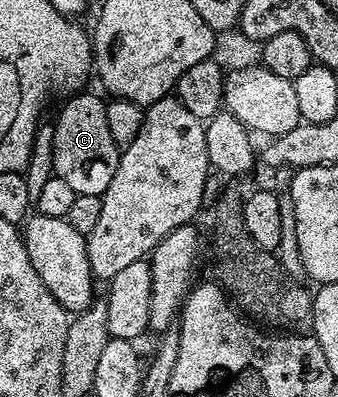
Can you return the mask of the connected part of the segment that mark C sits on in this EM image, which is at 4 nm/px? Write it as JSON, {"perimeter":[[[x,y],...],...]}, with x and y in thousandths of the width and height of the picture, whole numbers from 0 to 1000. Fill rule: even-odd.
{"perimeter":[[[246,232],[222,242],[157,302],[157,408],[160,441],[192,448],[228,489],[305,491],[305,481],[334,458],[334,438],[352,416],[355,365],[334,358],[322,338],[317,267],[302,239],[278,242]]]}

